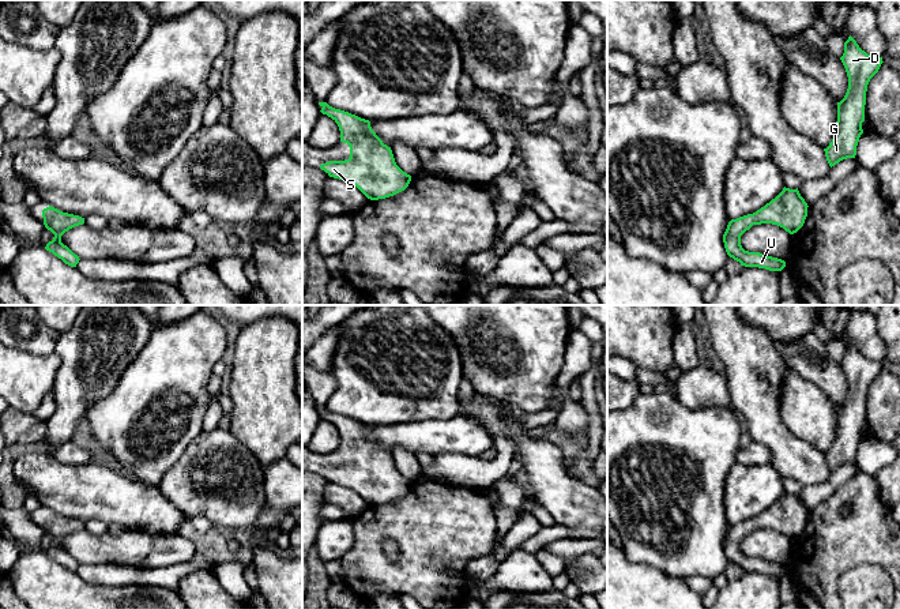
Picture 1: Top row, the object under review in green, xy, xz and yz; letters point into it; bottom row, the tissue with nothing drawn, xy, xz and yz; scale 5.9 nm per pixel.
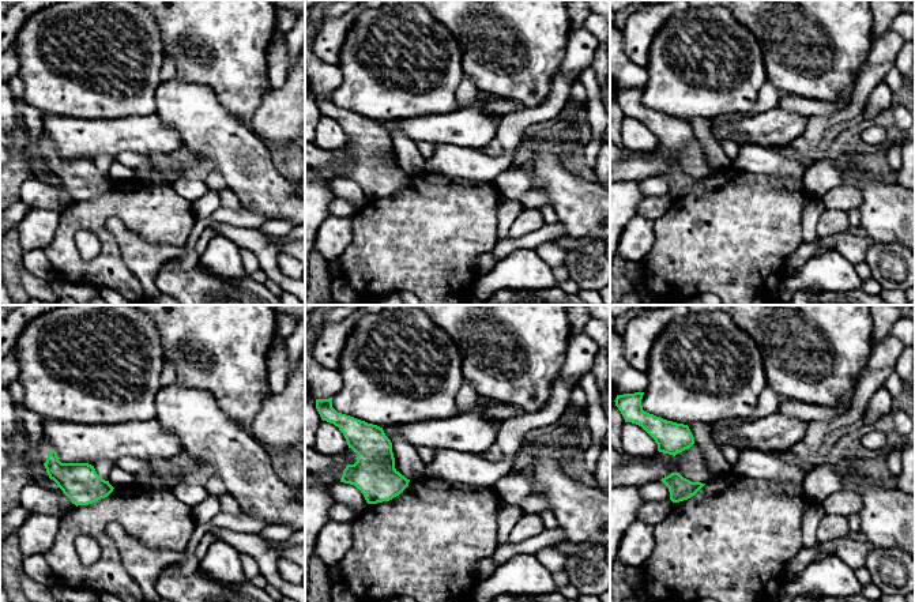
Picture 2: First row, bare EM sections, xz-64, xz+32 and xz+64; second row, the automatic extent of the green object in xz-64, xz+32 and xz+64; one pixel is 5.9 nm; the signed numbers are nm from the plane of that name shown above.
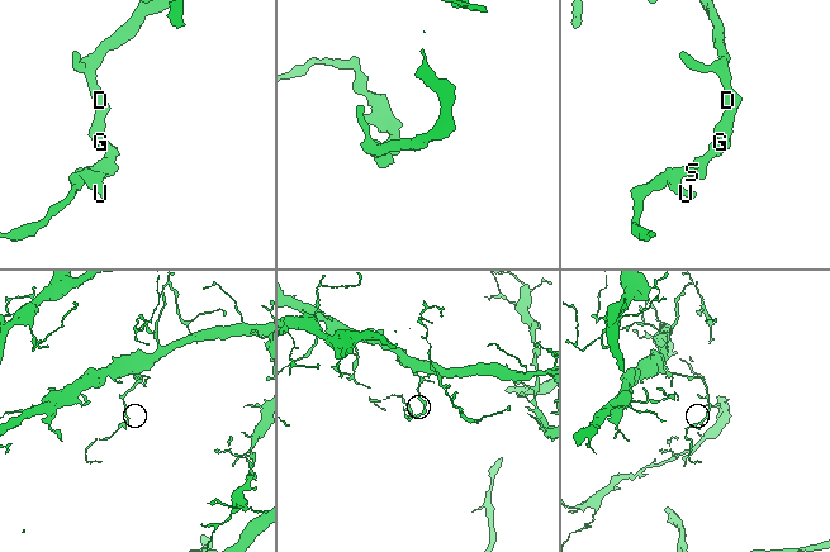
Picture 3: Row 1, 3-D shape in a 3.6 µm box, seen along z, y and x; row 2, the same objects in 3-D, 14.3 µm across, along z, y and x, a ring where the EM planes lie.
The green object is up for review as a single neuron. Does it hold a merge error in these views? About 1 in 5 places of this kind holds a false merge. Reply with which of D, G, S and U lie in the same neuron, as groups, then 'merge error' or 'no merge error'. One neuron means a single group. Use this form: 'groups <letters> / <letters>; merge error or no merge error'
groups D G S U; no merge error

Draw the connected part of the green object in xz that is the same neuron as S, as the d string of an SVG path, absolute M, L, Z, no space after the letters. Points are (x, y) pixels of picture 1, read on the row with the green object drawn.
M319 102L321 113L339 127L340 142L350 147L350 158L320 165L330 177L355 185L368 199L379 200L404 191L411 176L395 162L391 147L383 143L370 121Z

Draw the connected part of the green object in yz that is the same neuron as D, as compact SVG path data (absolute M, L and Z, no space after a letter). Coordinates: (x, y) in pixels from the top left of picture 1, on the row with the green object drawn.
M851 35L844 42L844 53L840 60L848 76L848 89L844 98L837 102L835 136L824 149L831 168L843 159L855 158L856 146L863 134L867 84L884 63L882 57L862 50Z

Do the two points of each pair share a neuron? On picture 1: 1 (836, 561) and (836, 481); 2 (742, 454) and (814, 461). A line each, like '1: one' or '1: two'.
1: two
2: two

